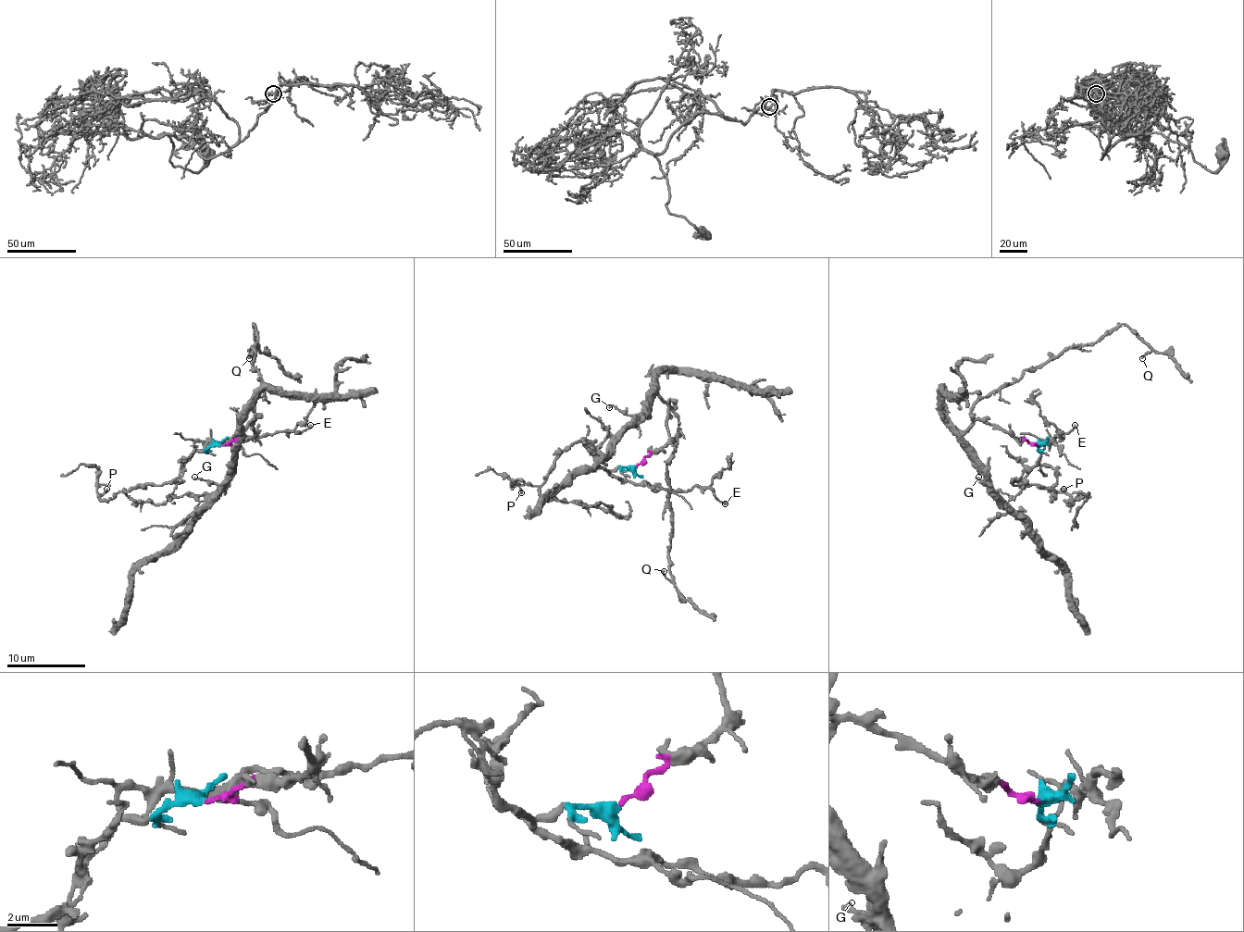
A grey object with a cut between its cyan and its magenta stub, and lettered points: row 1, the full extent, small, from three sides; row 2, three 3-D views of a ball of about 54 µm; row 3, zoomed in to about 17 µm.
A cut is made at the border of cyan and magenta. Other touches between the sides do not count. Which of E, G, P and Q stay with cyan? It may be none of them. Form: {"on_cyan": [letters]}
{"on_cyan": ["E", "P"]}

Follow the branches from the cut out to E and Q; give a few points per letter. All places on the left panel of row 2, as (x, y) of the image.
E: (222, 445), (208, 445), (199, 451), (194, 447), (197, 441), (301, 433), (311, 425)
Q: (222, 445), (254, 433), (254, 402), (264, 394), (262, 376), (252, 366), (254, 323), (257, 349), (250, 358)

